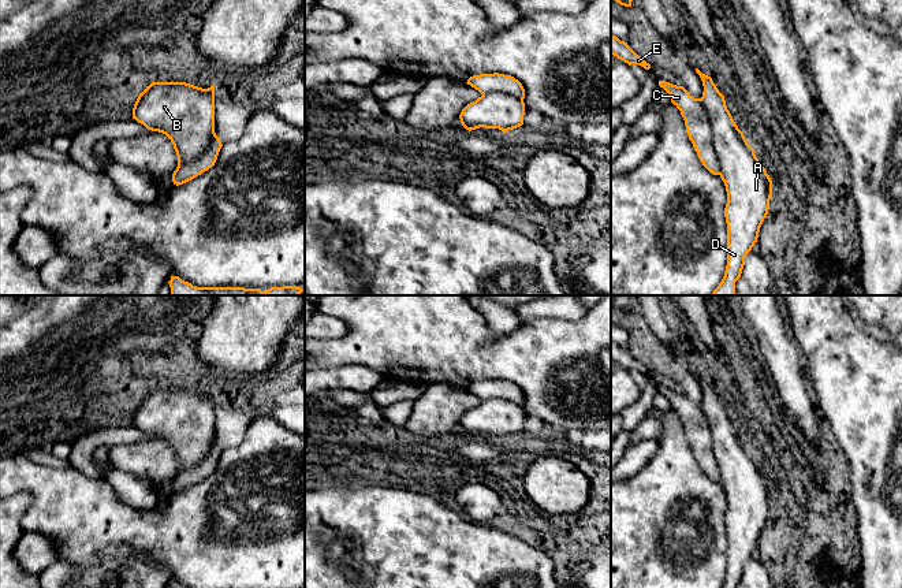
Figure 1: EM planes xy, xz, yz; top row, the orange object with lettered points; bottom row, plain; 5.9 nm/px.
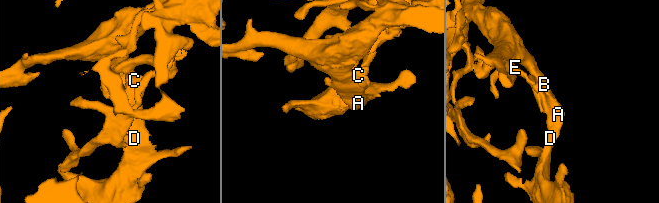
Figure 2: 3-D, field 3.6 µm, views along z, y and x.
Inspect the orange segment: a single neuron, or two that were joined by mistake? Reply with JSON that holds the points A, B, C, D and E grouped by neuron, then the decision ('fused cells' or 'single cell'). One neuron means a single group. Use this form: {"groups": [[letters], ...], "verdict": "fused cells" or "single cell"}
{"groups": [["A", "B", "D"], ["C", "E"]], "verdict": "fused cells"}

